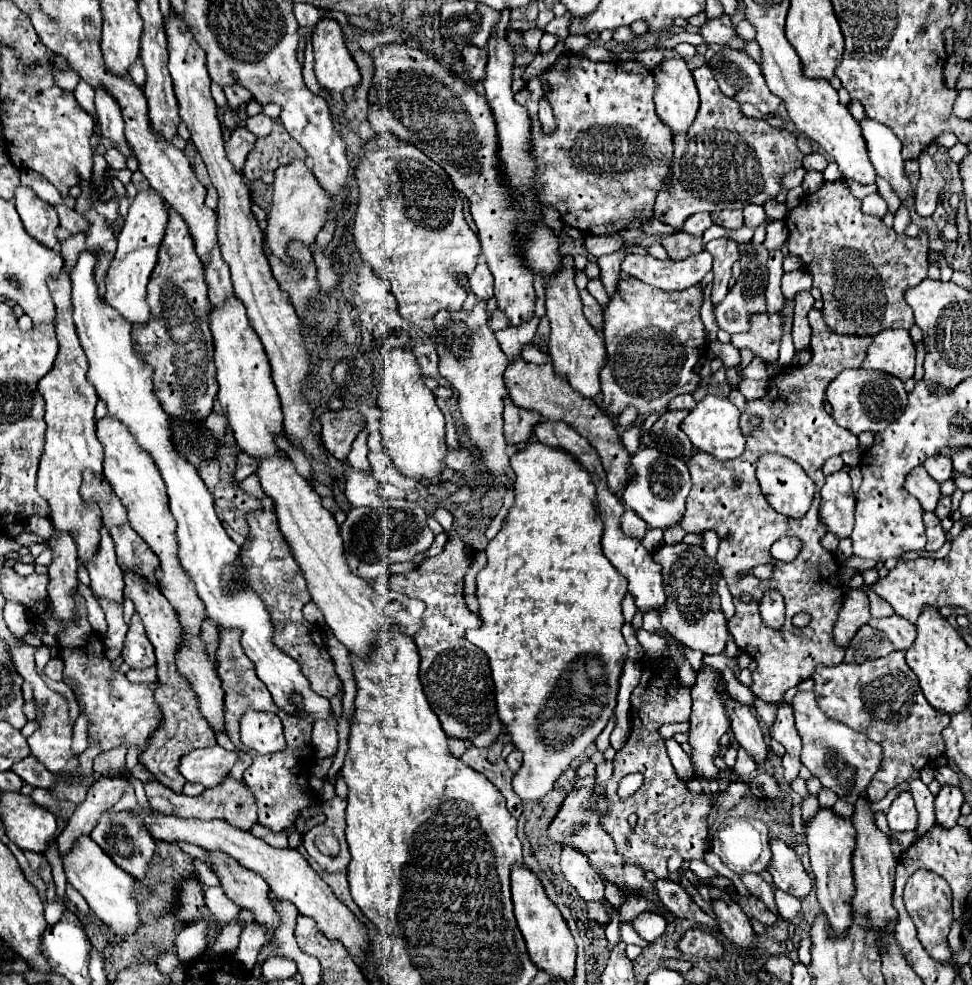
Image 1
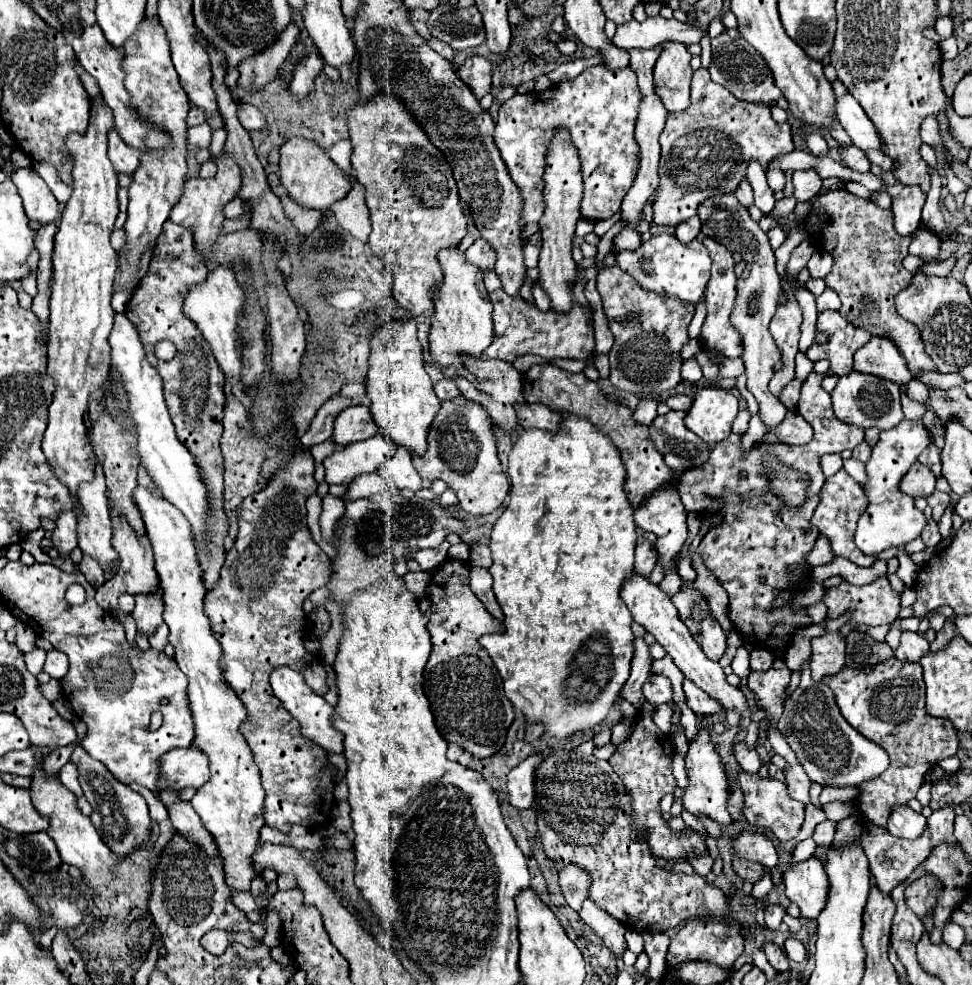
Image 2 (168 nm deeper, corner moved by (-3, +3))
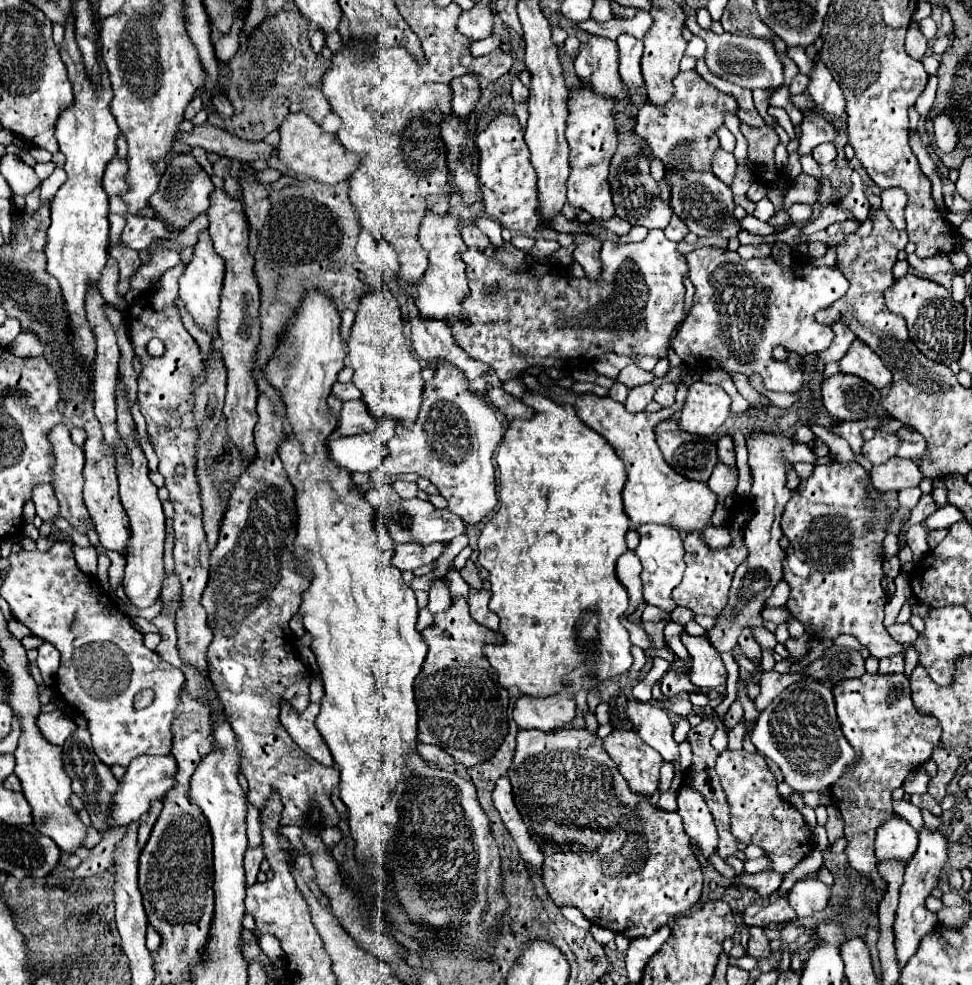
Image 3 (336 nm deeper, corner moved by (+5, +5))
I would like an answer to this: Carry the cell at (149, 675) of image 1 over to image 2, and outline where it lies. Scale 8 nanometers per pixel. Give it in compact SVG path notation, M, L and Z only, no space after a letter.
M165 623L161 627L157 627L159 631L153 635L153 639L149 639L149 645L155 649L155 651L163 651L165 645L167 645L167 635L169 635L169 629L165 627Z

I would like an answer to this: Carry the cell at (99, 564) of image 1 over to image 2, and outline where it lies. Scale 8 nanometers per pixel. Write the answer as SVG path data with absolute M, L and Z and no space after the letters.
M99 465L95 469L95 479L91 483L81 483L77 495L85 511L85 519L79 519L79 547L83 555L93 557L105 571L109 563L115 563L119 559L119 555L111 545L113 527L107 507L105 479Z

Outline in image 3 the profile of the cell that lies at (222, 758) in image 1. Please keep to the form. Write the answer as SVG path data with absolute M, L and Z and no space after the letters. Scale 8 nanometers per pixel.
M141 755L129 763L123 779L119 781L117 791L111 797L109 803L109 827L123 827L129 825L131 821L137 821L143 813L149 811L153 799L163 799L169 789L173 789L173 775L177 773L177 763L171 755L163 757L151 757L151 755Z

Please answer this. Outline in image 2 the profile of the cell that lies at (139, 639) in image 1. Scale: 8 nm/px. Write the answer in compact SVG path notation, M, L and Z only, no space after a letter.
M135 595L135 609L131 613L131 617L135 619L137 631L141 635L151 637L157 627L163 623L163 601L159 597L151 597L151 595Z

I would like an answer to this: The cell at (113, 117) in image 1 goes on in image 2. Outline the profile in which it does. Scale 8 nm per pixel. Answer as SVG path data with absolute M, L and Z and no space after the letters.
M113 127L109 131L109 159L113 161L113 165L117 167L119 173L133 173L135 167L139 165L139 155L137 151L129 149L127 143L119 137L117 127Z

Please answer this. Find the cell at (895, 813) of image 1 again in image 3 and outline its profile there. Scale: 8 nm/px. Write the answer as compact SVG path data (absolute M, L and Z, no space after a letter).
M893 815L889 821L885 821L885 825L881 825L881 829L877 829L877 841L875 841L877 863L895 859L907 865L917 851L917 843L919 839L915 829L901 817Z

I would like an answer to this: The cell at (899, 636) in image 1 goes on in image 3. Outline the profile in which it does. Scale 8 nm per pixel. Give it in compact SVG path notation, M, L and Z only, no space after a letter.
M889 657L885 661L879 661L879 673L903 673L903 657Z

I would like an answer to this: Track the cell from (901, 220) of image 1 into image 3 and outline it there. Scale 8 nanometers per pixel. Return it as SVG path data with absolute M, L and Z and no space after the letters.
M719 147L711 159L711 171L715 173L715 177L719 177L725 185L731 185L735 169L737 169L737 163L735 163L733 153L727 153Z

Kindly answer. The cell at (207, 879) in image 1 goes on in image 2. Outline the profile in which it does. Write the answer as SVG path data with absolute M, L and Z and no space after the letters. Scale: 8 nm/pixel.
M250 891L231 894L230 898L234 905L245 913L248 913L252 910L261 913L260 922L263 924L263 921L266 919L265 908L259 909L259 907L257 907L257 904L255 903L255 900Z

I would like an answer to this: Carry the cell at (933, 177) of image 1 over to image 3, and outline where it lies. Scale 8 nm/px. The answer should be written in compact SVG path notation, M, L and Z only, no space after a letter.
M887 189L881 193L881 199L883 199L883 211L885 215L889 217L889 221L893 223L895 229L905 229L905 219L903 219L903 209L905 209L905 191L903 189Z

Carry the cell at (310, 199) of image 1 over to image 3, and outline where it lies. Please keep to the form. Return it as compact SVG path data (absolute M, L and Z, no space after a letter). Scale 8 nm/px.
M303 111L289 113L285 121L279 127L281 131L281 143L279 143L279 159L299 177L313 177L325 185L335 185L339 181L347 181L349 173L353 173L353 167L357 165L359 157L351 151L347 151L335 135L329 135L317 125L309 115Z

